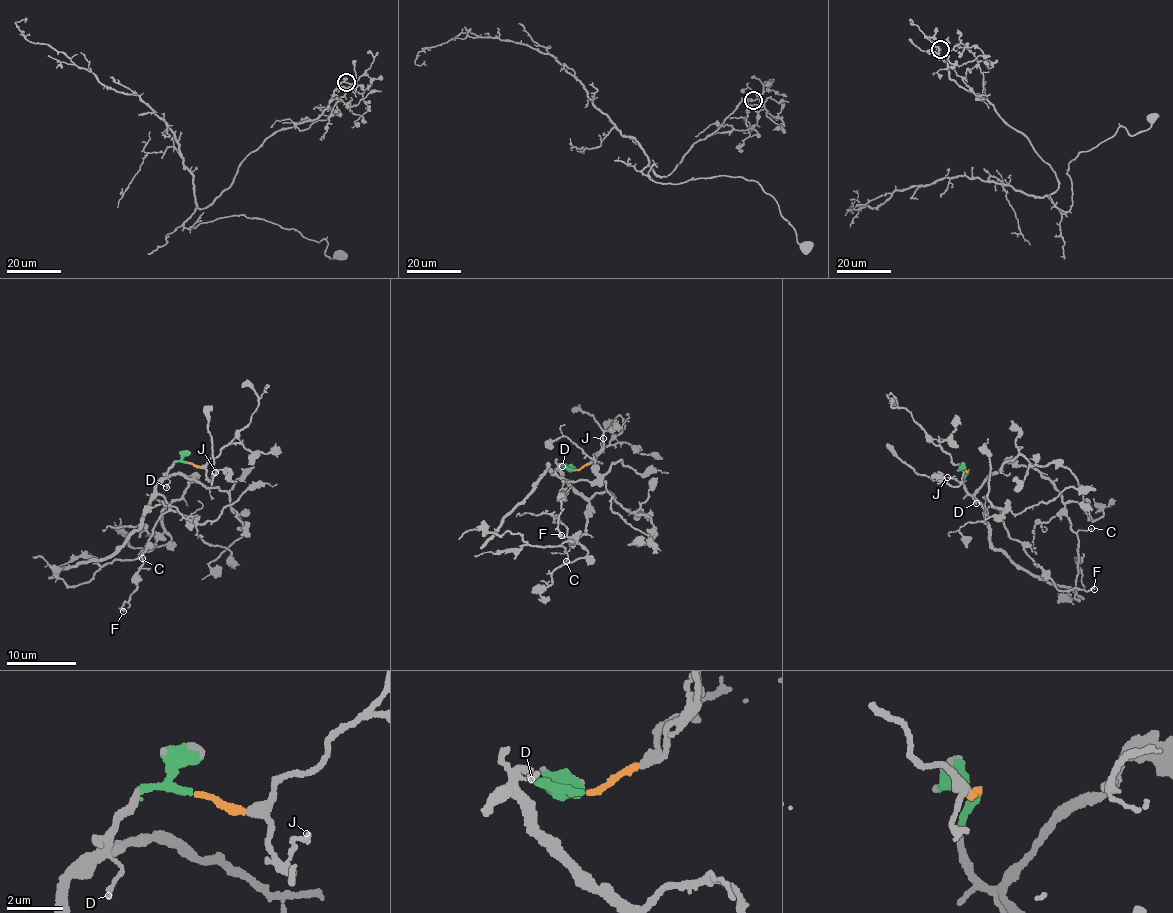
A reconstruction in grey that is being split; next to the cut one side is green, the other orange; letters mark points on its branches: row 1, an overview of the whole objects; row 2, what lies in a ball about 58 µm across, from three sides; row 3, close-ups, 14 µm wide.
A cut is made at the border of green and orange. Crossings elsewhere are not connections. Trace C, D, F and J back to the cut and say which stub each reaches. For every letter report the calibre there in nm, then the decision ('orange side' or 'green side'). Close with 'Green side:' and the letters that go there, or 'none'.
C: calibre 70 nm; green side
D: calibre 140 nm; green side
F: calibre 240 nm; green side
J: calibre 150 nm; orange side
Green side: C, D, F

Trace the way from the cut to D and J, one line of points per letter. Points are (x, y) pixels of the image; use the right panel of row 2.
D: (967, 472), (964, 482), (976, 503)
J: (968, 471), (960, 482), (947, 477)

